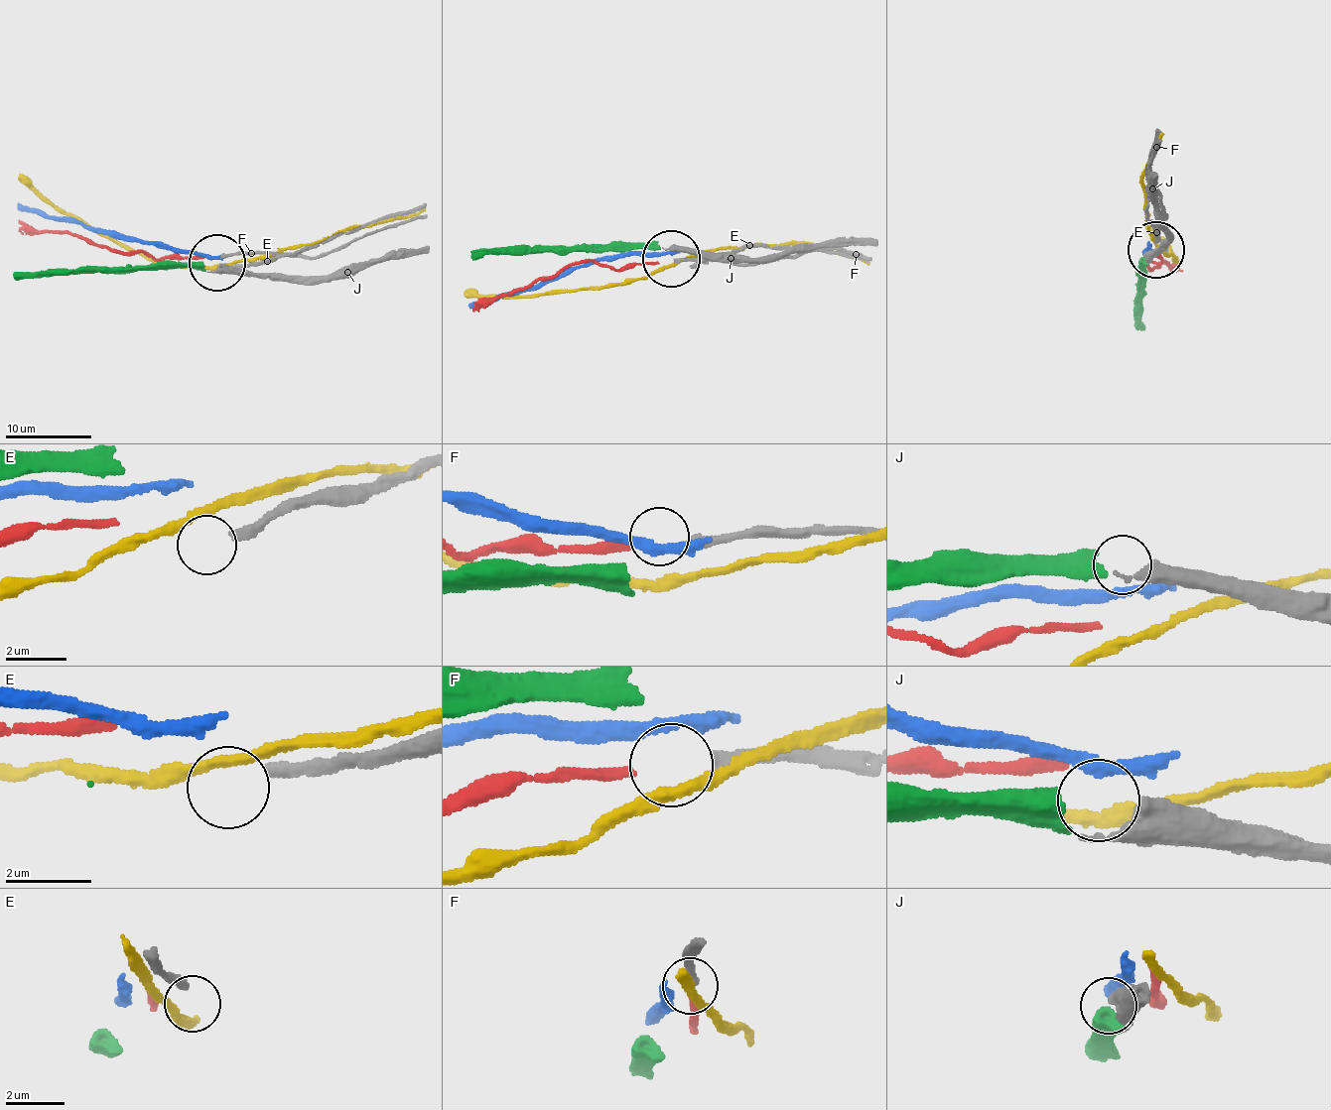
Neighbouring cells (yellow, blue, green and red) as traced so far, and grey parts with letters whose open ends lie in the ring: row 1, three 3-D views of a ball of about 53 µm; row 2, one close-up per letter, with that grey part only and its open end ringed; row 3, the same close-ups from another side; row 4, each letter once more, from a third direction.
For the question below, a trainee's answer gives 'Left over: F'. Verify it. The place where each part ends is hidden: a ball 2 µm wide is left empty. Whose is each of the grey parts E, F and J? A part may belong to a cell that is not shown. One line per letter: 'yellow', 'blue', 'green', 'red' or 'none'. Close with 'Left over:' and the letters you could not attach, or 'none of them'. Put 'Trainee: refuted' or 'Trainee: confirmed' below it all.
E: none
F: red
J: green
Left over: E
Trainee: refuted

